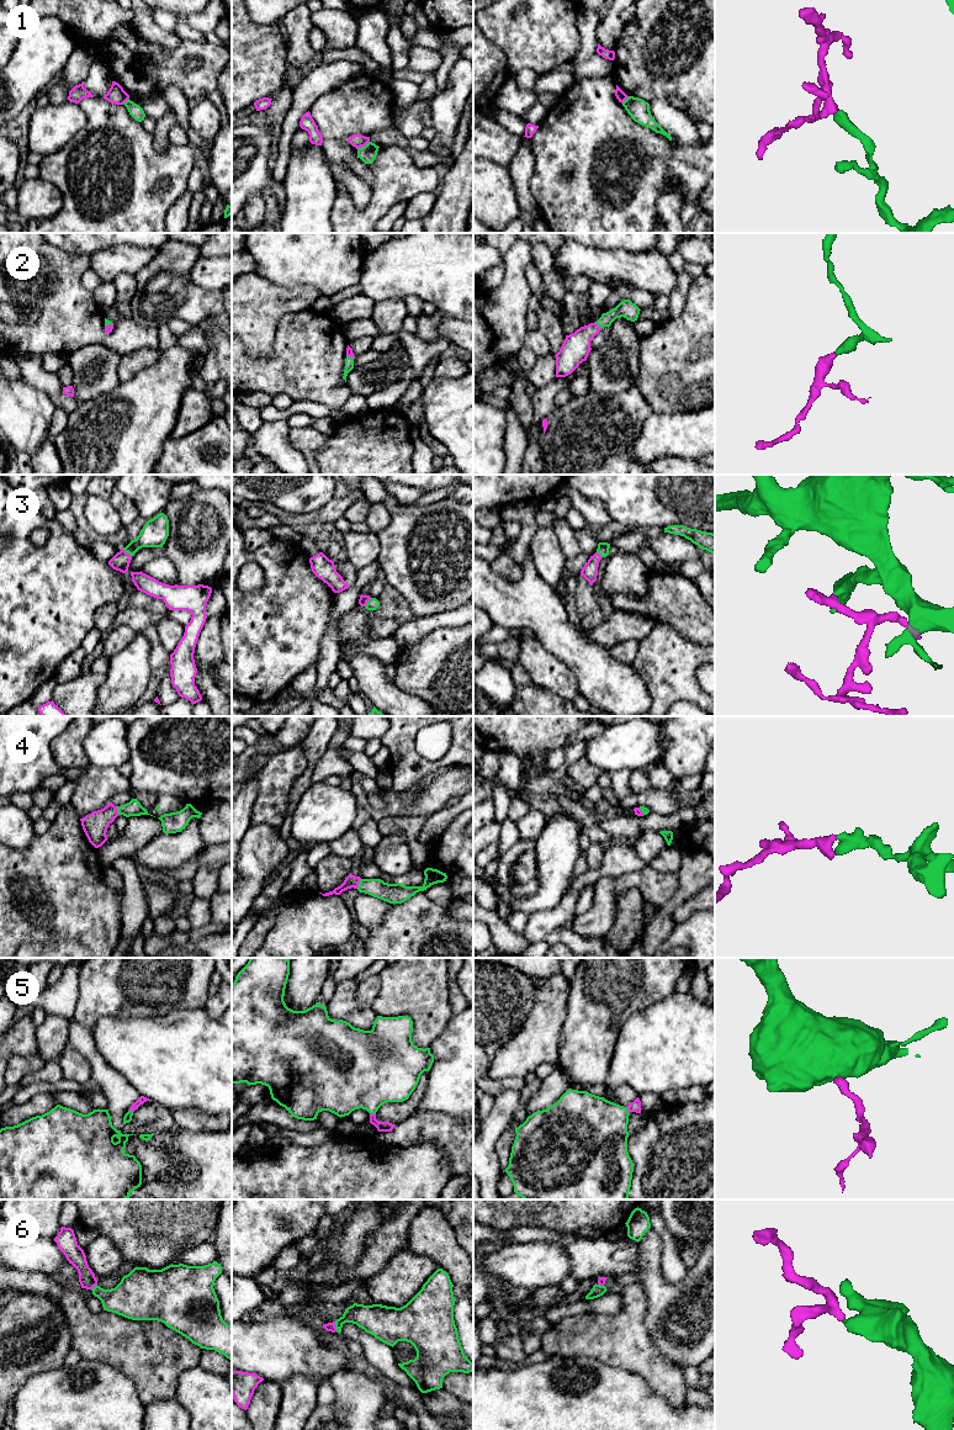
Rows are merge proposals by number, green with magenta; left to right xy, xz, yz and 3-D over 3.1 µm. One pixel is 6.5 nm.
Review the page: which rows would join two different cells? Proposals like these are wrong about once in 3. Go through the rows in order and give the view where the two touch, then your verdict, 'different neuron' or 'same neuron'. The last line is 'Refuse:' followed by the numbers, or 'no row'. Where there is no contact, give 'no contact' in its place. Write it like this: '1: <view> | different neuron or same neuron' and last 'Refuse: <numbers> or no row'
1: xz | different neuron
2: yz | same neuron
3: xy | same neuron
4: xz | same neuron
5: xz | same neuron
6: xz | same neuron
Refuse: 1

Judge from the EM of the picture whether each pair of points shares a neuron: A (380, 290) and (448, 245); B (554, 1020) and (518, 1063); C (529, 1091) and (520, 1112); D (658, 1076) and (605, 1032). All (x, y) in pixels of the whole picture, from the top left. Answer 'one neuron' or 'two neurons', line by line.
A: one neuron
B: one neuron
C: one neuron
D: two neurons

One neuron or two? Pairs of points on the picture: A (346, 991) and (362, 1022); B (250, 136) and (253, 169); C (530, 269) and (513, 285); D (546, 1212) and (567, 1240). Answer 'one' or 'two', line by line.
A: one
B: one
C: two
D: two

